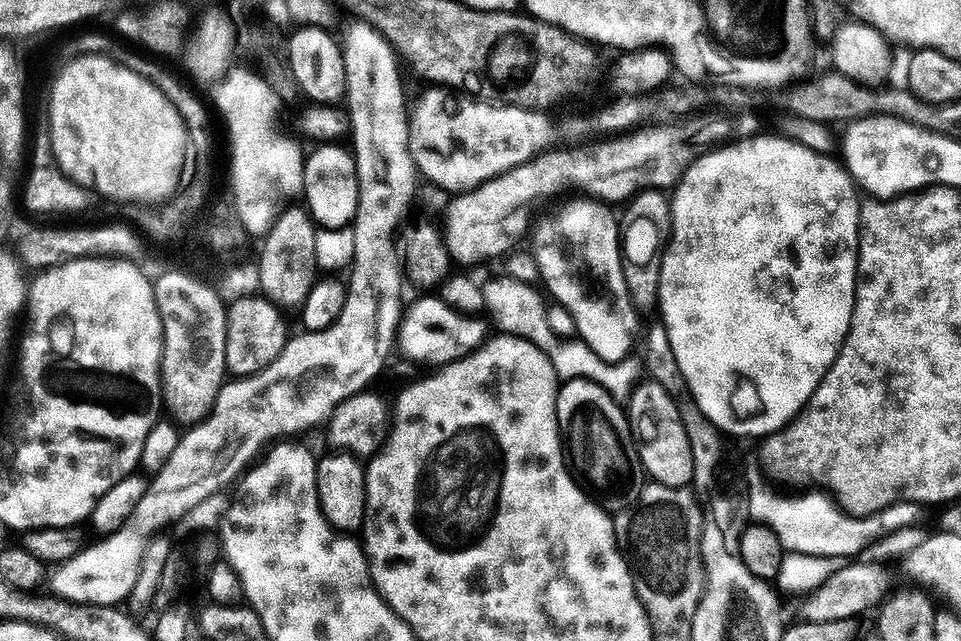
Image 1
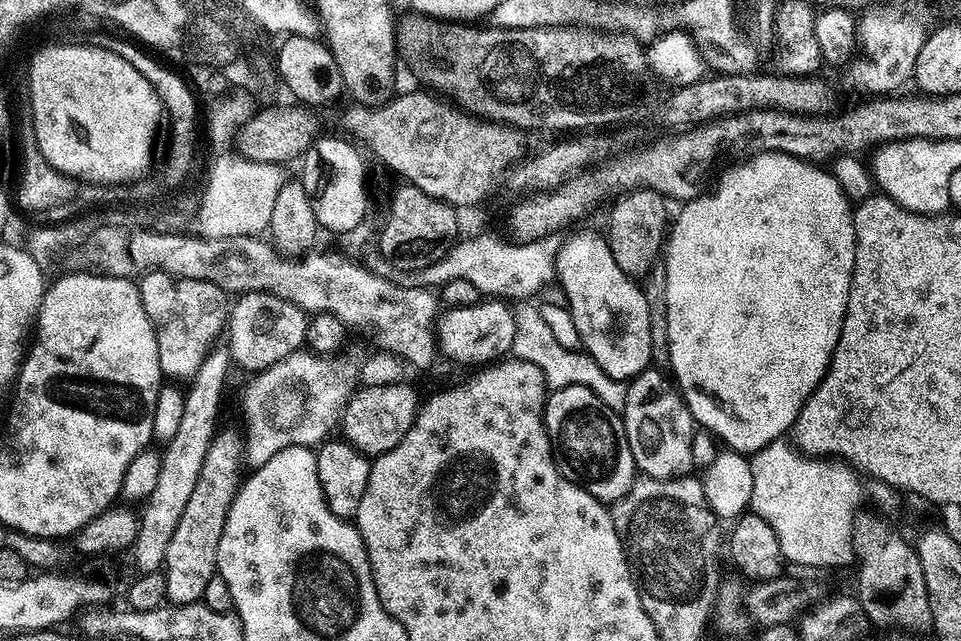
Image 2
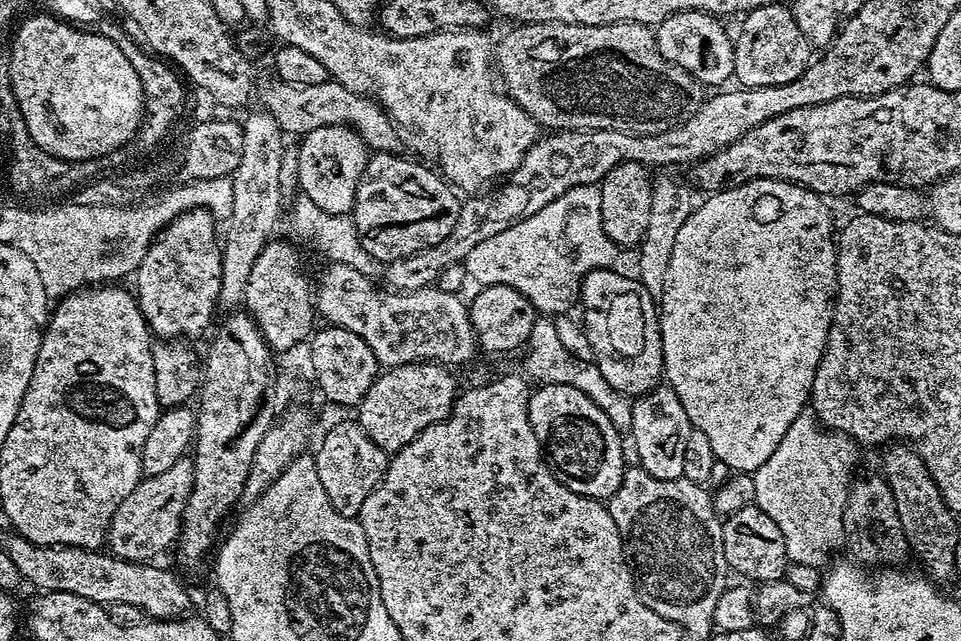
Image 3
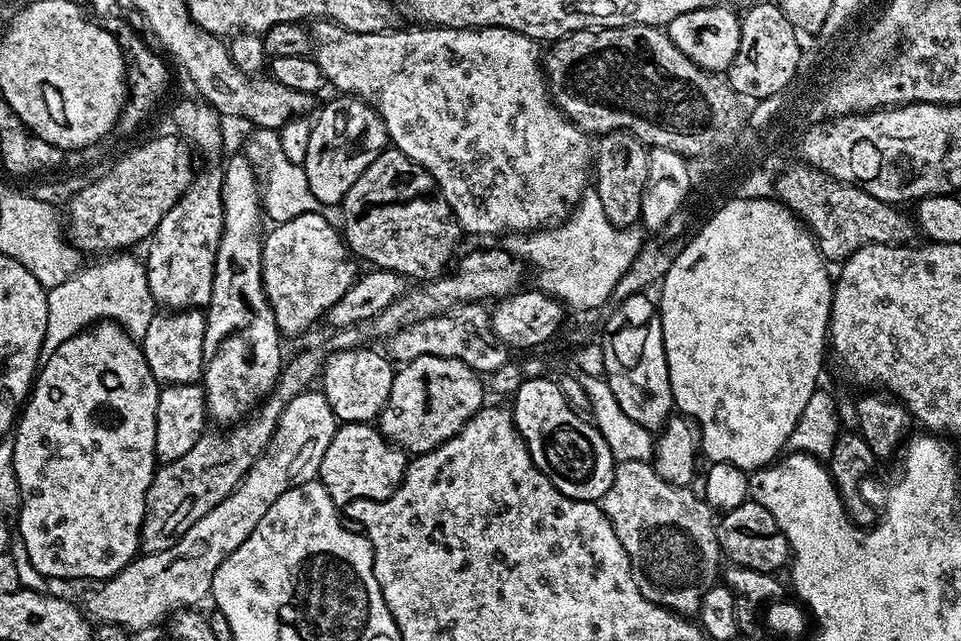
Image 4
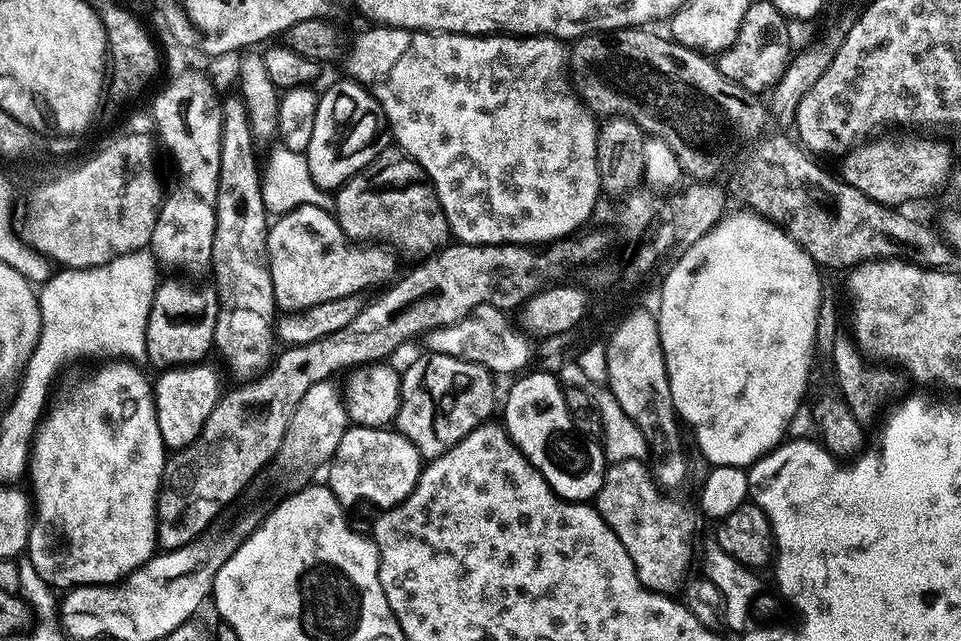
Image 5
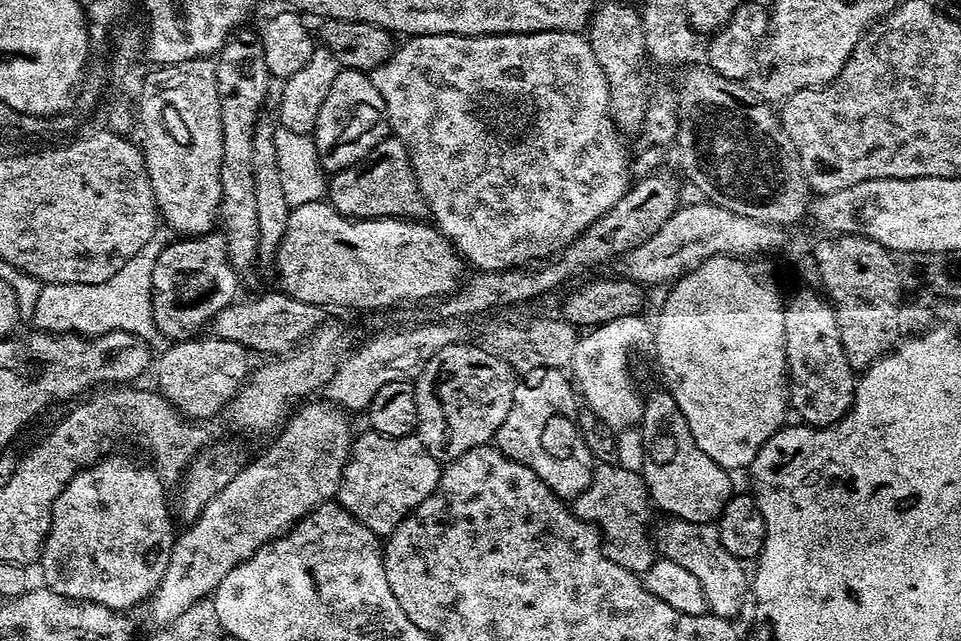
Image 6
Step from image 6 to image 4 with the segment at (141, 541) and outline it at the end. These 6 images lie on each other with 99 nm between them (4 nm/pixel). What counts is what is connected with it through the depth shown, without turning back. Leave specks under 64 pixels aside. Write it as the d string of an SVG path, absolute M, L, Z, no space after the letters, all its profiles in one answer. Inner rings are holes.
M94 323L68 341L62 342L53 352L47 353L46 359L36 373L31 393L23 405L22 413L14 426L14 437L12 438L14 473L17 475L18 490L20 491L18 540L25 544L29 560L38 574L56 582L62 579L103 582L110 579L111 576L117 576L130 561L136 559L142 548L140 527L144 524L146 494L150 490L152 476L158 467L154 434L156 433L156 411L158 410L160 389L161 385L157 384L154 374L146 362L143 347L133 339L127 329L117 323Z

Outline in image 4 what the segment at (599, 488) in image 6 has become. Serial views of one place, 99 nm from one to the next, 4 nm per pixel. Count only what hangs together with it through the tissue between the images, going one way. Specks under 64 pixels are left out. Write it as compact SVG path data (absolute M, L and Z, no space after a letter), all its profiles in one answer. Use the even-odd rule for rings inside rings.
M622 462L602 501L606 518L630 558L638 590L650 602L681 614L699 613L706 590L718 583L722 572L713 509L692 491L663 480L649 462Z

